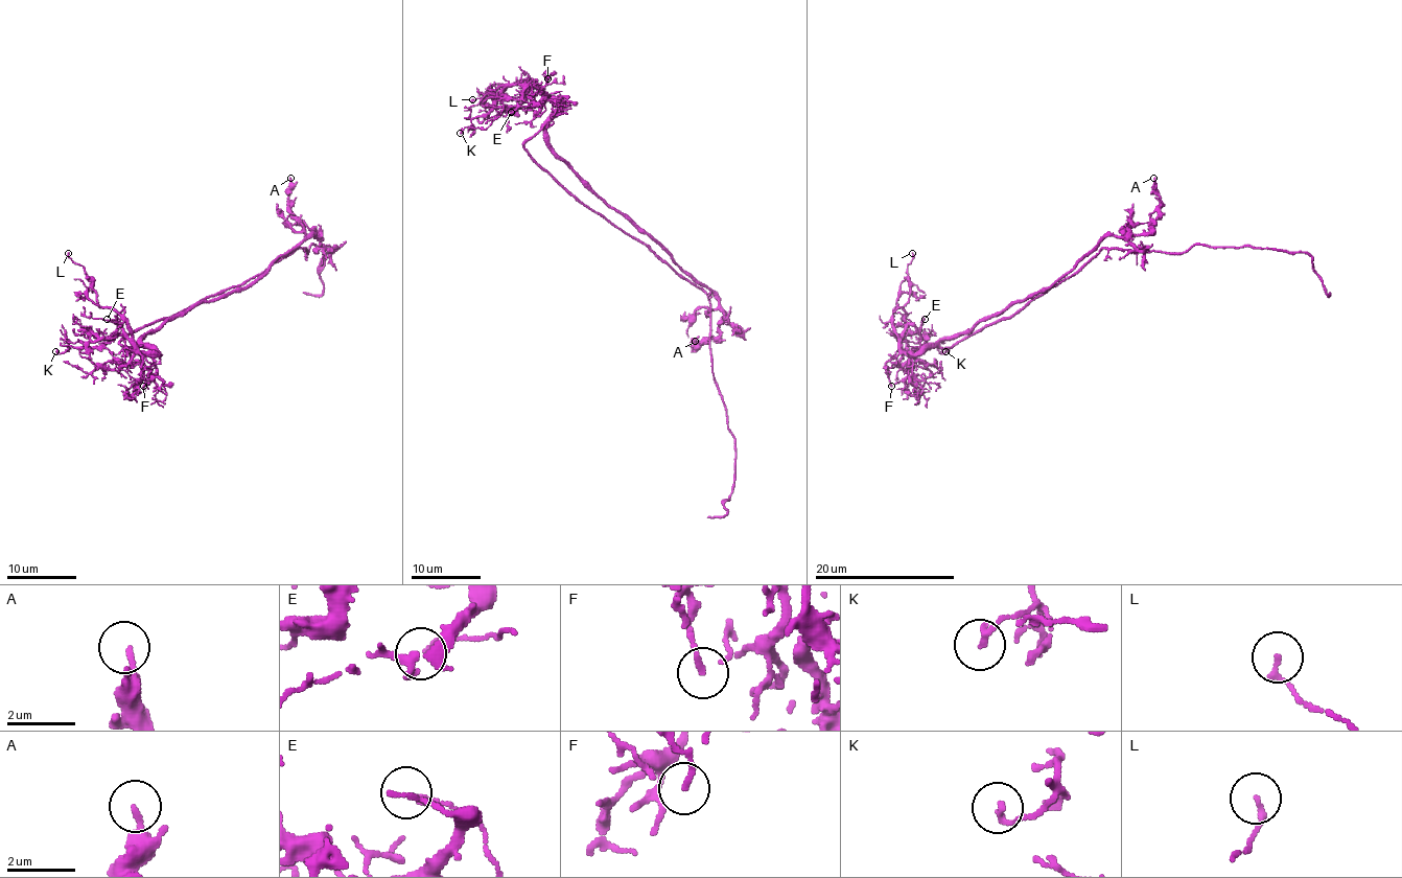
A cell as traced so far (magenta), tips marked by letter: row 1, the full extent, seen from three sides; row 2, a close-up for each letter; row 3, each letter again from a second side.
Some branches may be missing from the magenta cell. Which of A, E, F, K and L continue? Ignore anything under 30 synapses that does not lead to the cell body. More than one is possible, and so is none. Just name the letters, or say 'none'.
none

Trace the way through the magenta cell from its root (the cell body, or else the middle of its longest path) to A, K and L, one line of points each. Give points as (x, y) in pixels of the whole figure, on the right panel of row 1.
A: (1052, 284), (1104, 237), (1129, 237), (1150, 232), (1150, 223), (1159, 214), (1159, 191), (1153, 178)
K: (1052, 284), (1010, 302), (957, 337), (936, 341), (919, 354), (907, 352), (912, 357), (925, 346), (945, 351)
L: (1052, 284), (1010, 302), (957, 337), (909, 354), (900, 347), (893, 313), (909, 300), (912, 253)

